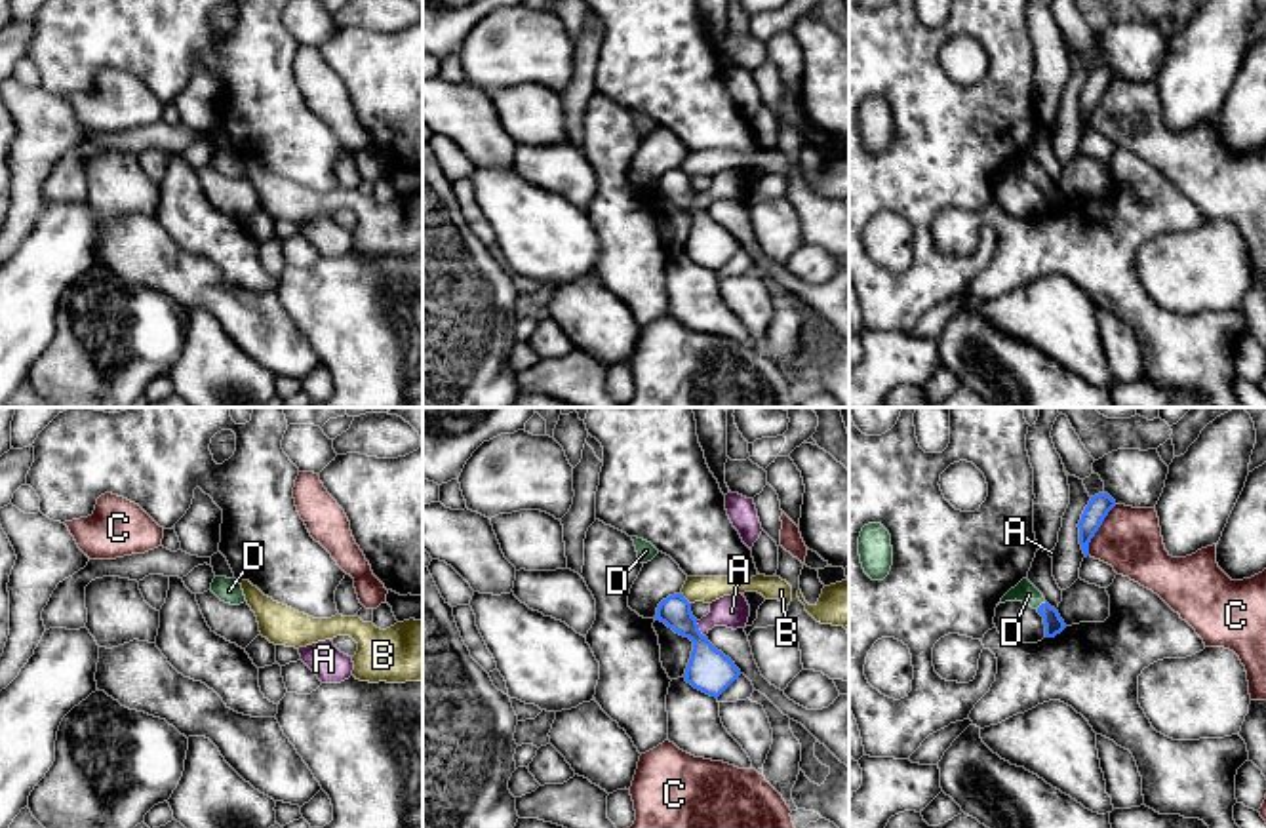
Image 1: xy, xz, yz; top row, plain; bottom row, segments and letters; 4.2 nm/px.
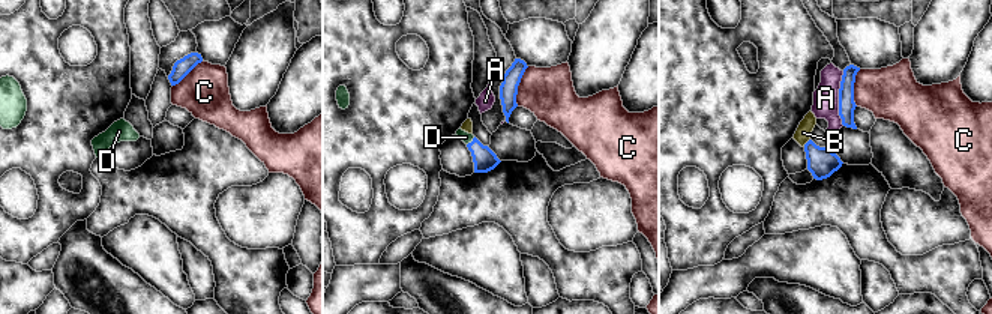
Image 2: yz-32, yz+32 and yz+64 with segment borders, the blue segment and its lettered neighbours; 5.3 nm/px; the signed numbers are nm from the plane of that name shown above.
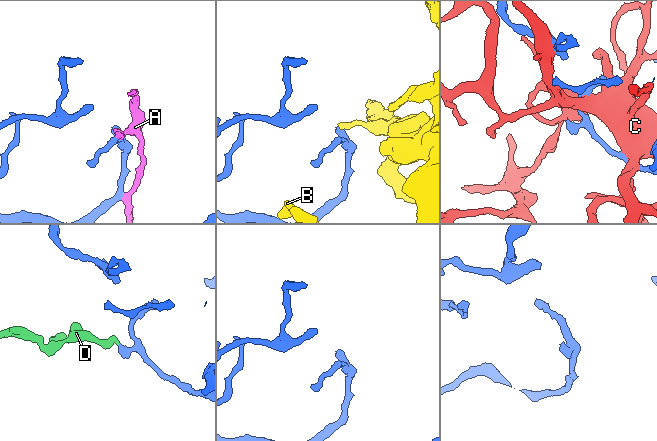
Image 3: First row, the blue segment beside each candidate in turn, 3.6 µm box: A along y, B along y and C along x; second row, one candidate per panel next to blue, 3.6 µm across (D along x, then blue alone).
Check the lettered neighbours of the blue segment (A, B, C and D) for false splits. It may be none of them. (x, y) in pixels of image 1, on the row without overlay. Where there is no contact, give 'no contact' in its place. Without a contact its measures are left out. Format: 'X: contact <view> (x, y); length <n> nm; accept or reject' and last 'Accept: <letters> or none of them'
A: contact xz (697, 202); length 80 nm; reject
B: contact xz (684, 172); length 70 nm; reject
C: contact yz (1097, 103); length 240 nm; reject
D: contact yz (1042, 177); length 50 nm; accept
Accept: D

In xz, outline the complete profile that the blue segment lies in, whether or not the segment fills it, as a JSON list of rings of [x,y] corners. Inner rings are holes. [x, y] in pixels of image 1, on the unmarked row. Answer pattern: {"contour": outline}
{"contour": [[[683,168],[663,173],[655,192],[693,215],[691,232],[683,251],[695,263],[718,272],[741,249],[735,236],[701,207],[697,192],[691,187],[691,177]]]}

